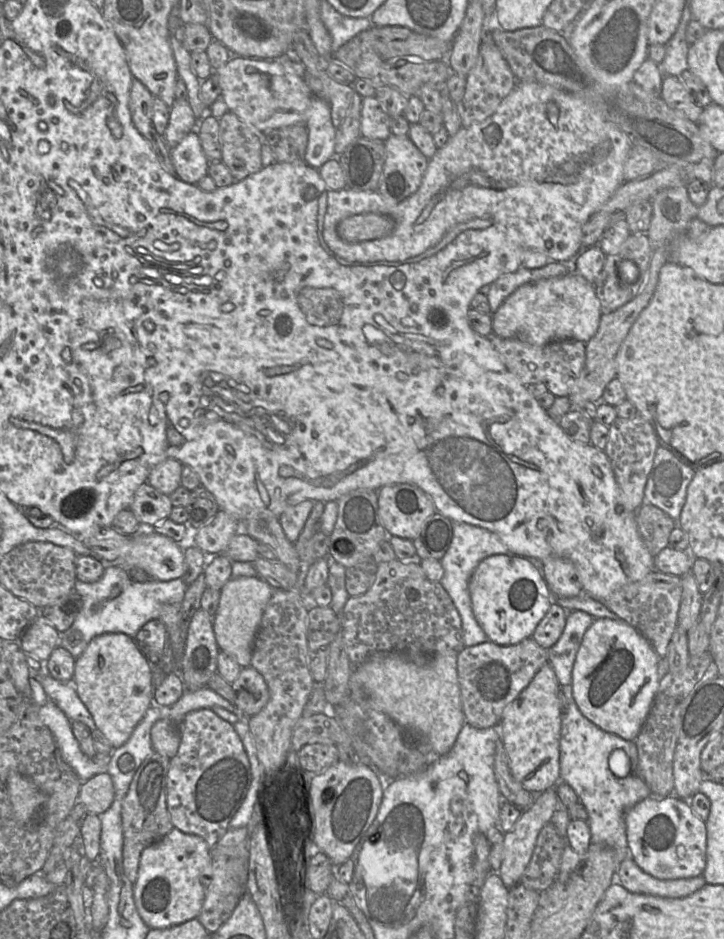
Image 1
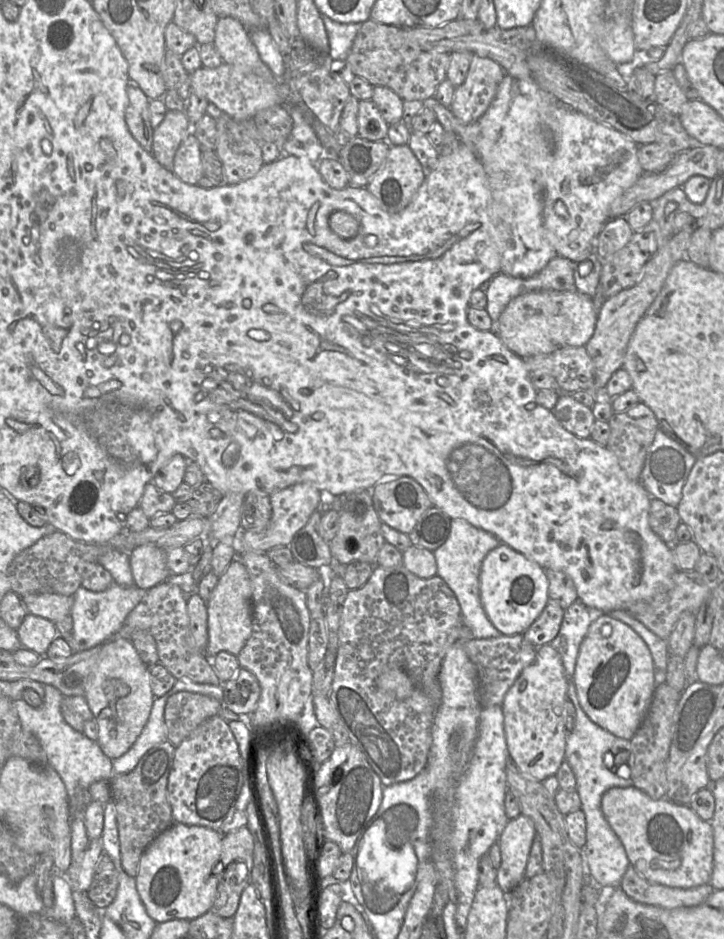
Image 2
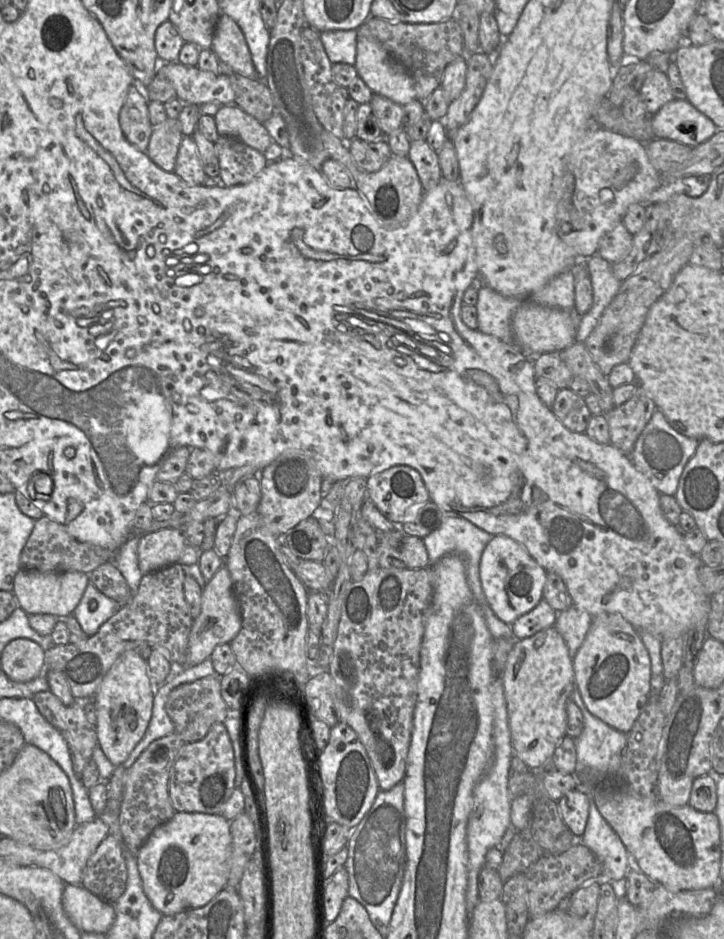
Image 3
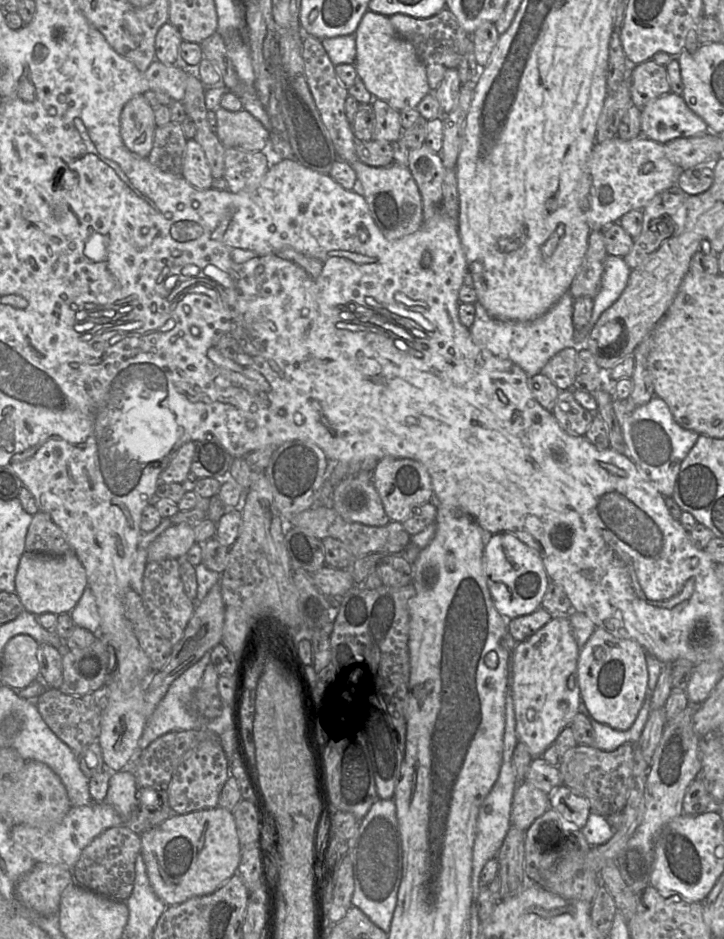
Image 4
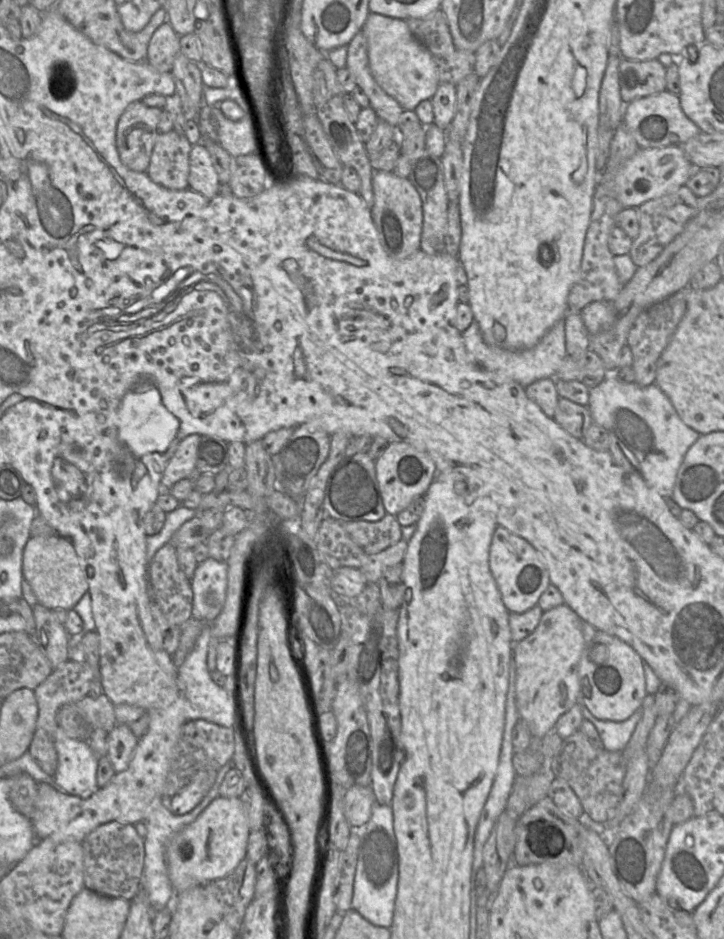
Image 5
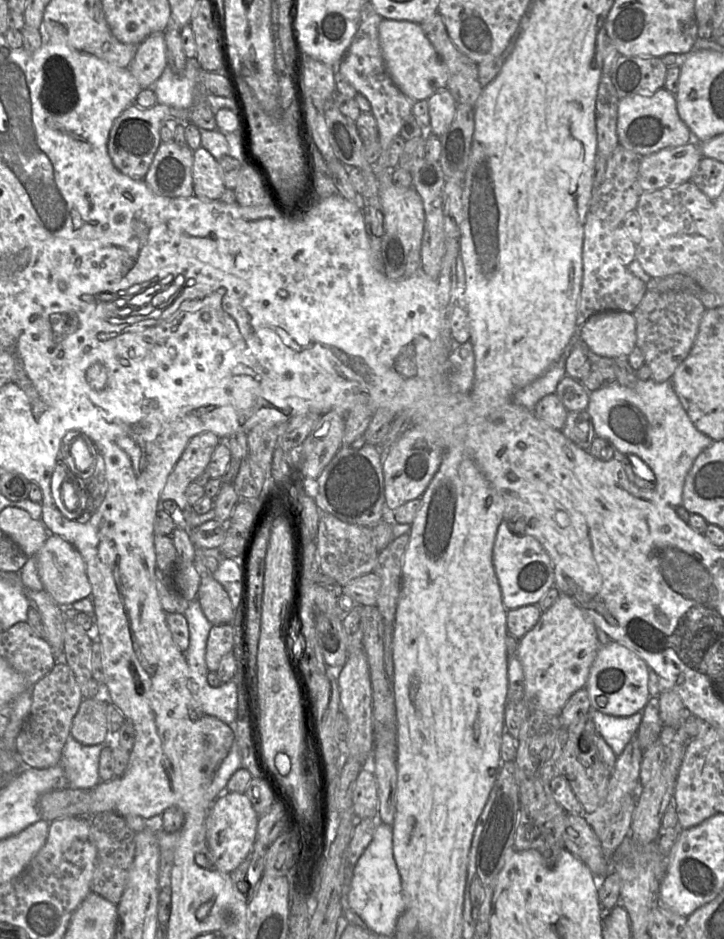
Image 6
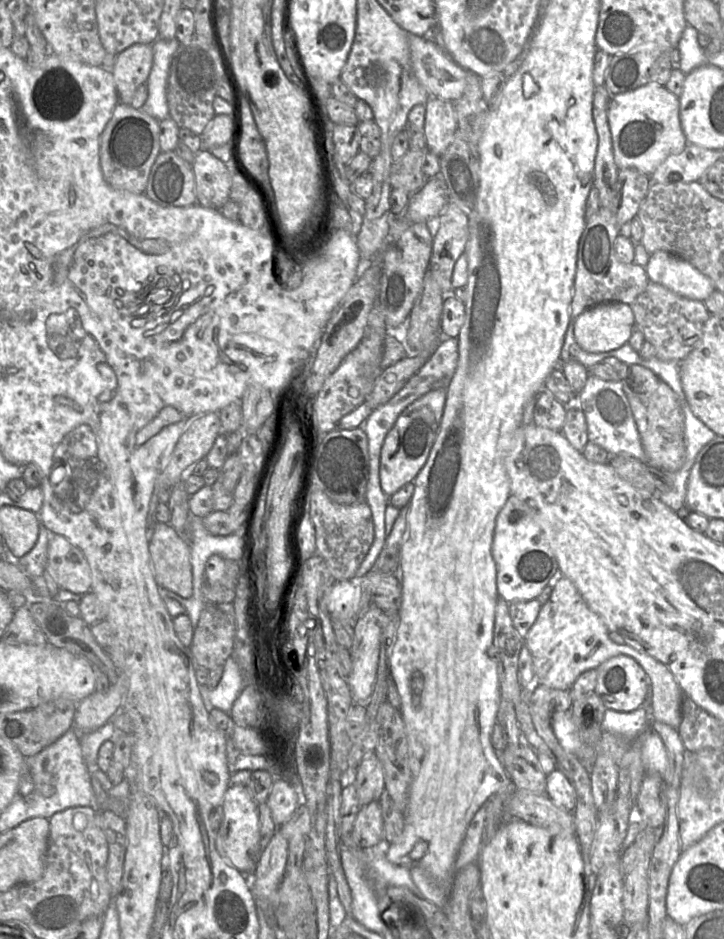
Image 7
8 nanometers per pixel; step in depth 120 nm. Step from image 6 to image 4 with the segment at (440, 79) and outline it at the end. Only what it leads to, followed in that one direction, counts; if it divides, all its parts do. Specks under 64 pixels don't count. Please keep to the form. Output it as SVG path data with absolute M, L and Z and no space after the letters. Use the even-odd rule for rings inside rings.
M367 10L355 31L355 39L355 68L372 96L399 112L417 108L418 103L431 92L426 68L412 44L395 31L389 17Z

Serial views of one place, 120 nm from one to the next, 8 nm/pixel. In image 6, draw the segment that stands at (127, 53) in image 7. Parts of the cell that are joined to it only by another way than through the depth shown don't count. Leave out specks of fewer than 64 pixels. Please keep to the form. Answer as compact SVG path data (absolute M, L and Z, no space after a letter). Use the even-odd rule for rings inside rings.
M163 32L153 33L138 45L128 69L142 89L152 88L168 66Z

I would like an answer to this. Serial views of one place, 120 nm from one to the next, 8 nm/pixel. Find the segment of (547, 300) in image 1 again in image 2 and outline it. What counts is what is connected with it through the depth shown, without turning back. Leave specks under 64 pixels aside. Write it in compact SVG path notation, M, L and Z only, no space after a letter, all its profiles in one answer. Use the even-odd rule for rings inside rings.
M576 290L531 291L509 302L494 330L510 351L525 359L561 348L585 346L594 333L597 317L592 297Z

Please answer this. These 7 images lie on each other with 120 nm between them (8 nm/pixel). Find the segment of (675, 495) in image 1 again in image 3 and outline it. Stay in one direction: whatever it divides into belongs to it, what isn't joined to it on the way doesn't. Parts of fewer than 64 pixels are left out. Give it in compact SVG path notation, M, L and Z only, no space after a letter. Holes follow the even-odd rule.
M656 409L638 437L630 455L630 460L659 494L674 497L683 469L695 454L698 443L698 440L685 437L676 432L668 424L664 415Z

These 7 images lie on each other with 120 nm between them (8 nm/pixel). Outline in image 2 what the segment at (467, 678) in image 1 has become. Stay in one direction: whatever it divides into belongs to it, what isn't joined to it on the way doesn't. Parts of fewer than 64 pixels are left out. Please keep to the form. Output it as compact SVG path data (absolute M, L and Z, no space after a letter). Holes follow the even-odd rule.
M523 634L499 635L498 637L464 641L465 651L475 665L478 674L478 694L481 707L502 706L504 697L522 671L531 665L537 647L528 642Z

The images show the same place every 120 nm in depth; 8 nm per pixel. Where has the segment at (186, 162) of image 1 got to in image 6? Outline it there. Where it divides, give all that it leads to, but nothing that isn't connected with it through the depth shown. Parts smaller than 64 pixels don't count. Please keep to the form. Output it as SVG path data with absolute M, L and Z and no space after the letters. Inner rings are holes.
M202 146L193 152L193 189L195 196L209 201L220 200L226 189L218 161Z

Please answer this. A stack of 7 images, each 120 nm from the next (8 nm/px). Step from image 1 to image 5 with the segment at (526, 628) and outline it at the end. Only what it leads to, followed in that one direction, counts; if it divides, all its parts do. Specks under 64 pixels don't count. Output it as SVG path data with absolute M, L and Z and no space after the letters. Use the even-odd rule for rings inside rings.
M497 526L490 545L490 571L510 613L523 613L538 605L541 594L550 584L546 564L539 552L524 538Z

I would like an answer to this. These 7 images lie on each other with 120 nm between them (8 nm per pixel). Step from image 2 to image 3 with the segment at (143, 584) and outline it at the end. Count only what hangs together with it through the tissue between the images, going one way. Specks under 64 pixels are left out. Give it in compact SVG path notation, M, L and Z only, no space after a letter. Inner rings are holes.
M166 528L142 534L138 544L138 564L143 575L178 563L187 545L182 530Z

